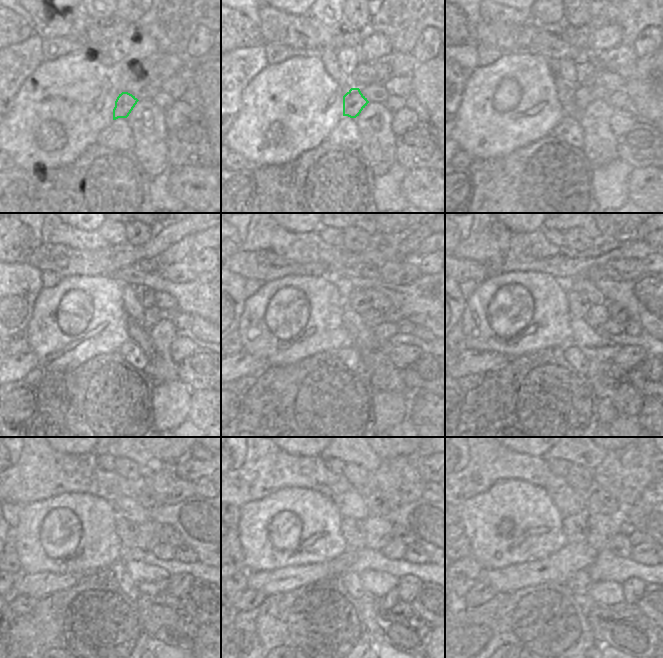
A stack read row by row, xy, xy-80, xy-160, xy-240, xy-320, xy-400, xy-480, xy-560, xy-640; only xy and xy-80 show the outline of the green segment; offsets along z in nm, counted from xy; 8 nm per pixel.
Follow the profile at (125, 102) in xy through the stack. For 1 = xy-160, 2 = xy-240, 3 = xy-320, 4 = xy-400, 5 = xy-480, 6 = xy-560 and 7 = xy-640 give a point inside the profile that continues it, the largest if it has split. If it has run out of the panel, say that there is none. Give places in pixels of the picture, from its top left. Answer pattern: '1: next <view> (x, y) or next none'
1: next xy-160 (583, 97)
2: next xy-240 (151, 315)
3: next xy-320 (371, 318)
4: next xy-400 (598, 314)
5: next xy-480 (149, 536)
6: next xy-560 (378, 530)
7: next xy-640 (602, 528)

